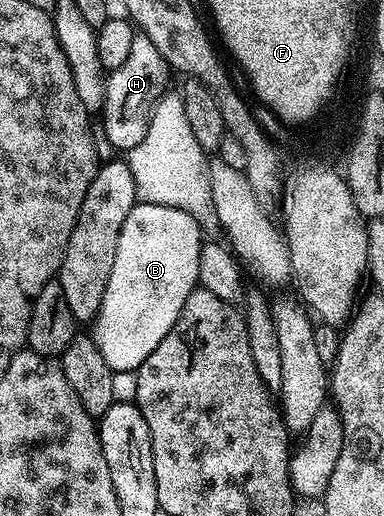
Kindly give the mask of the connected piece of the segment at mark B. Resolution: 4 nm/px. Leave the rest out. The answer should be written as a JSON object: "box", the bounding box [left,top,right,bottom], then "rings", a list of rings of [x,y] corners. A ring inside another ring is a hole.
{"box":[91,201,202,371],"rings":[[[138,201],[127,212],[119,244],[115,244],[111,276],[107,276],[97,316],[91,323],[93,343],[113,371],[137,371],[143,360],[159,348],[159,340],[171,332],[187,296],[198,289],[202,245],[199,224],[179,208]]]}

